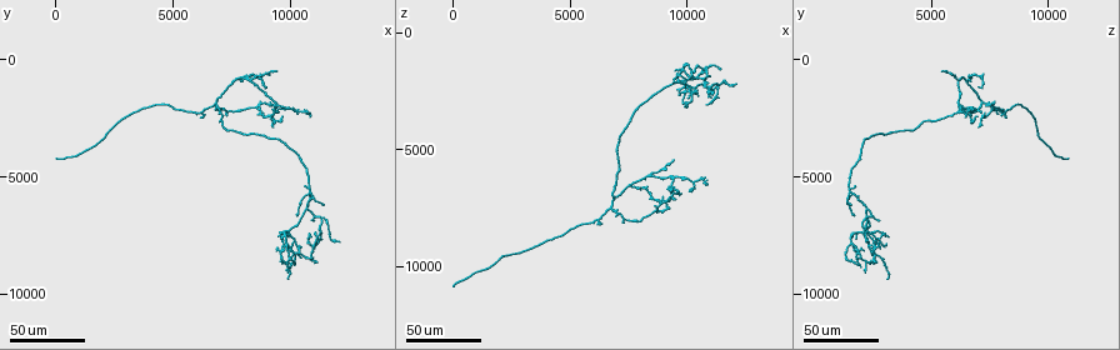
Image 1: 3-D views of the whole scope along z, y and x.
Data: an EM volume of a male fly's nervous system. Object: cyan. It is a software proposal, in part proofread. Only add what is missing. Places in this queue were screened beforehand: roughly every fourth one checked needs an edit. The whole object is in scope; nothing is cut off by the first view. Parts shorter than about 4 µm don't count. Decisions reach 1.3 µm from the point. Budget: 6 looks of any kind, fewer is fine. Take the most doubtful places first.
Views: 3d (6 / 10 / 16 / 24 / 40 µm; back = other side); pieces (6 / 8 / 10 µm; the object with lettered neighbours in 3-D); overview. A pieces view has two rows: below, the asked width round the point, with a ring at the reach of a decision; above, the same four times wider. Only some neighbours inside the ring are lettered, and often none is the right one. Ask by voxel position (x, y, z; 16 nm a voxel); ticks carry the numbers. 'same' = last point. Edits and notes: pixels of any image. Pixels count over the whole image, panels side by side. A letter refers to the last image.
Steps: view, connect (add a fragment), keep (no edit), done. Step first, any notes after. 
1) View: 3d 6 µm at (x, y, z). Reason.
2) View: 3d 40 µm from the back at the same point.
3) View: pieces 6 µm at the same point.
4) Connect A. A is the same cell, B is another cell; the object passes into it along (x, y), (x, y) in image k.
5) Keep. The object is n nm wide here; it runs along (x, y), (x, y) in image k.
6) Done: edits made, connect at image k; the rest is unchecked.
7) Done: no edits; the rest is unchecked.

View: 3d 40 µm at (0, 4200, 10900). Free end.

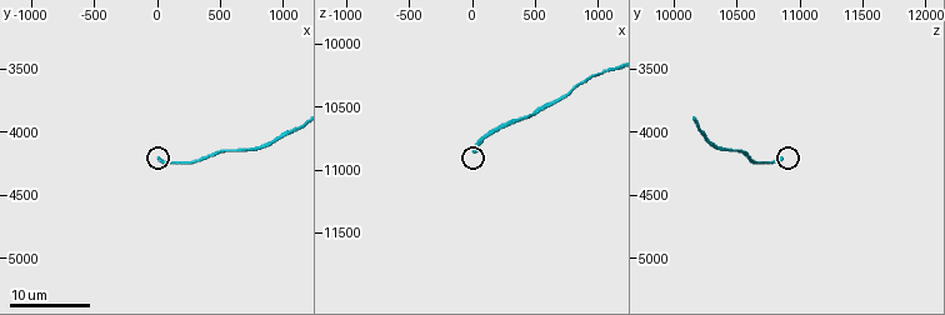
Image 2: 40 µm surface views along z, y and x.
View: pieces 8 µm at (0, 4200, 10860).

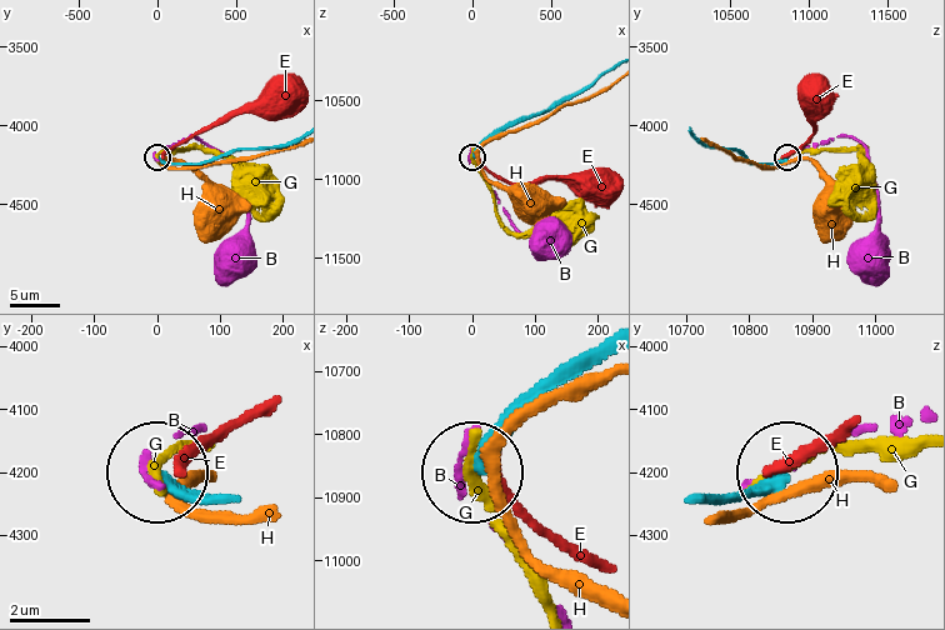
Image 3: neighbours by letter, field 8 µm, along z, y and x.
Keep. B, E, G and H are other cells; it runs along (603, 344), (563, 371), (475, 469) in image 3; no lettered fragment goes on from it.

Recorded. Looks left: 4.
View: 3d 40 µm at (9200, 2900, 6900). An open end.

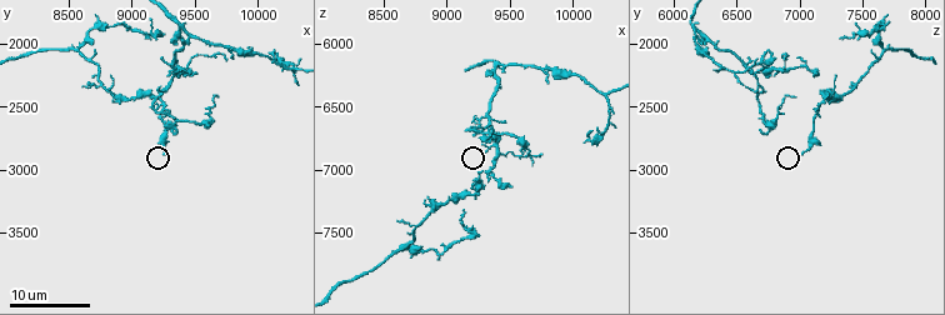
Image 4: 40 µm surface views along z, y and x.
View: pieces 8 µm at (9260, 2880, 7020).

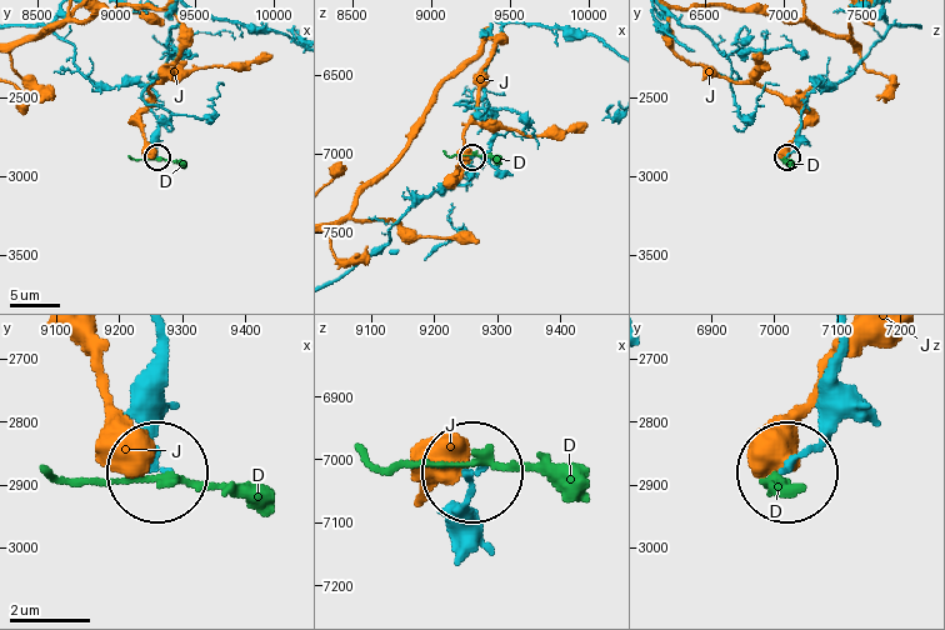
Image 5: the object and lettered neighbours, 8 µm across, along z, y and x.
Keep. The object is 140 nm wide here; D and J are other cells; it runs along (838, 338), (834, 418), (790, 465) in image 5; none of them fits.

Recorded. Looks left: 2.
View: 3d 24 µm at (7300, 2400, 8100). Branch stops here.

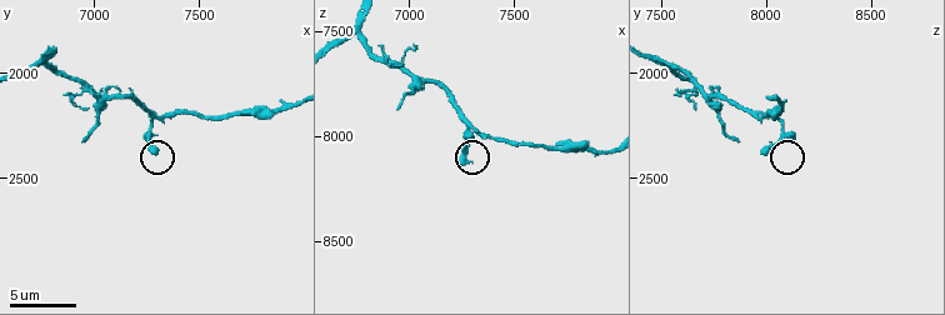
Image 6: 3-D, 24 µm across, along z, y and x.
View: pieces 6 µm at (7280, 2370, 7980). See the neighbours.

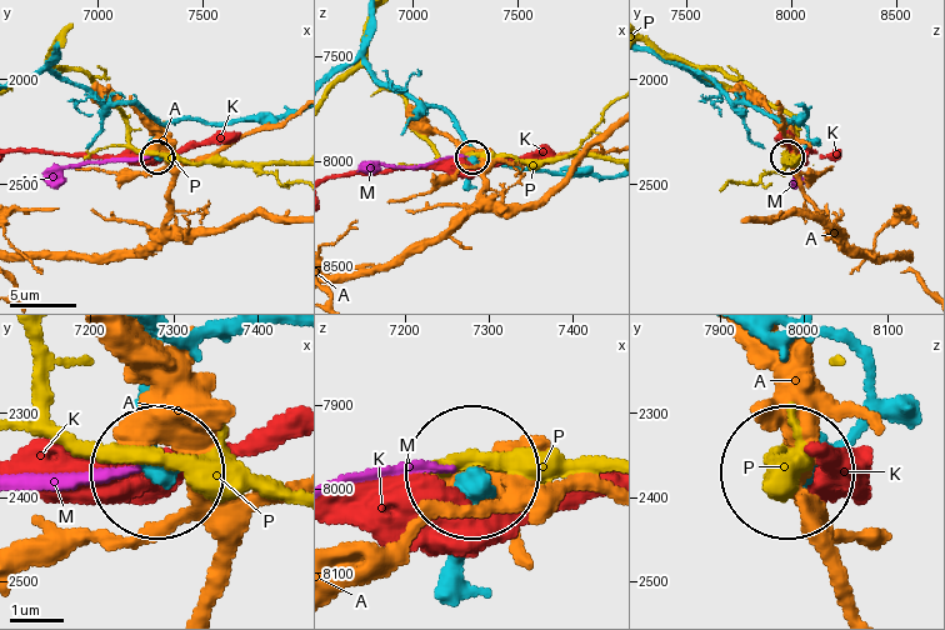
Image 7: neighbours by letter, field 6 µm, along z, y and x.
Keep. The object is 400 nm wide here; A, K, M and P are other cells; none of them fits.

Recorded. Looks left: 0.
Done: no edits; the rest is unchecked.

